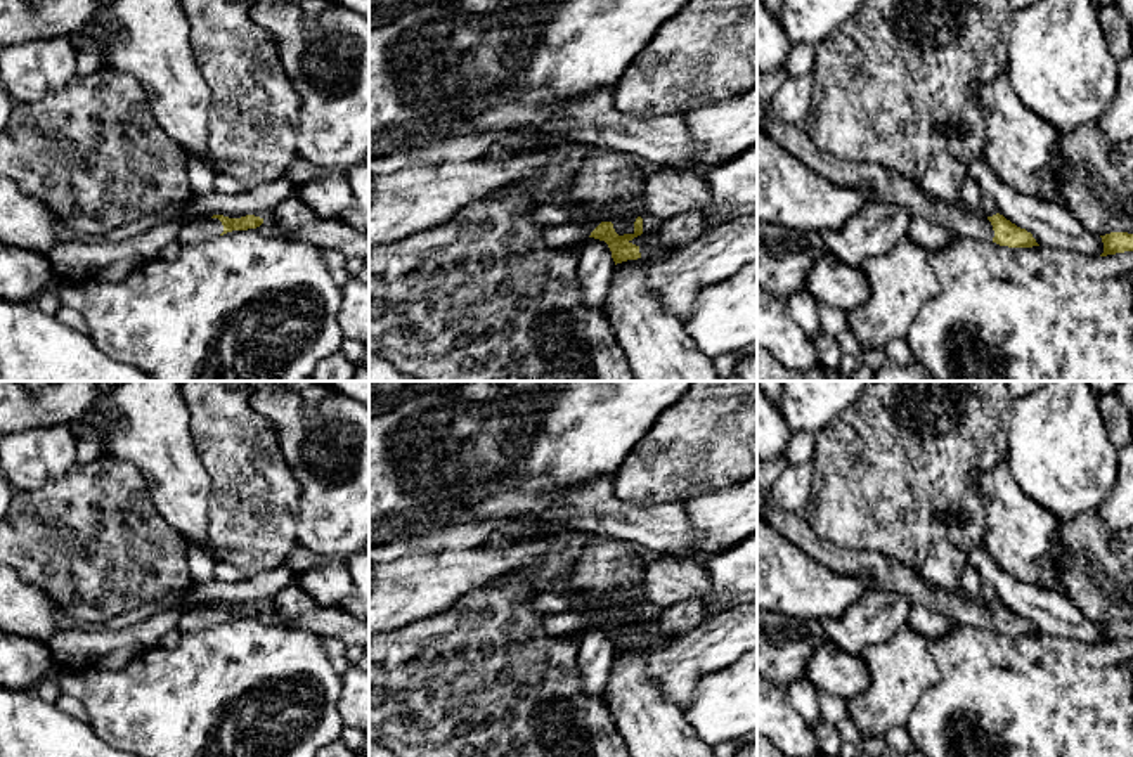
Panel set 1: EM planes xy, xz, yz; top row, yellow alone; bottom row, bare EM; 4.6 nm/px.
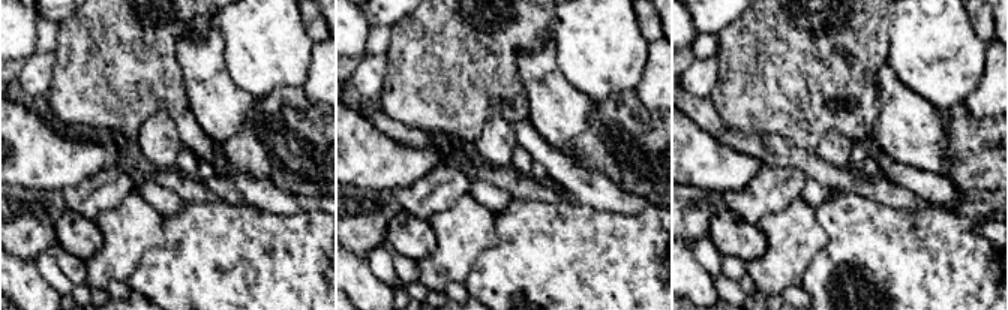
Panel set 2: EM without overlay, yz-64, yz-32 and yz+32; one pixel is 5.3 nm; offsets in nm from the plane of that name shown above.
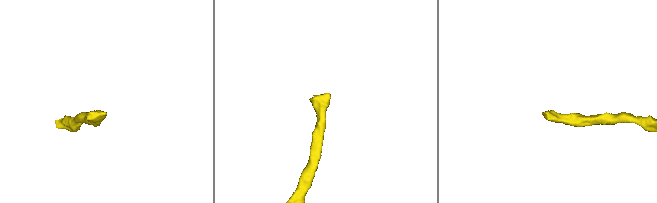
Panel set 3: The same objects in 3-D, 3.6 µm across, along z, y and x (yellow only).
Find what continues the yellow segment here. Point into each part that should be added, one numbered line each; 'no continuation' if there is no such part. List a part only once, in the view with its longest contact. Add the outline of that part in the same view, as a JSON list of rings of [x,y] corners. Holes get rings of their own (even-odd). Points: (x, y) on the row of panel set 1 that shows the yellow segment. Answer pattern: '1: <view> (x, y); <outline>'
1: xy (200, 229); [[[197,217],[182,222],[178,241],[182,244],[204,243],[218,237],[223,232],[223,225],[218,218]]]

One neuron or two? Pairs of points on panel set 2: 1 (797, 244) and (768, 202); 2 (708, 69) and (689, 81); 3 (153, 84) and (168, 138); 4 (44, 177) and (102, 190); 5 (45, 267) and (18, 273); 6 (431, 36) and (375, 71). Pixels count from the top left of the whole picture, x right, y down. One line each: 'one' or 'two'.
1: two
2: one
3: two
4: two
5: two
6: two

